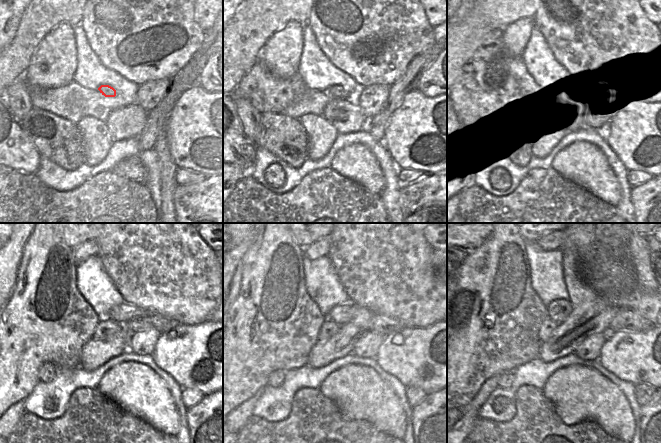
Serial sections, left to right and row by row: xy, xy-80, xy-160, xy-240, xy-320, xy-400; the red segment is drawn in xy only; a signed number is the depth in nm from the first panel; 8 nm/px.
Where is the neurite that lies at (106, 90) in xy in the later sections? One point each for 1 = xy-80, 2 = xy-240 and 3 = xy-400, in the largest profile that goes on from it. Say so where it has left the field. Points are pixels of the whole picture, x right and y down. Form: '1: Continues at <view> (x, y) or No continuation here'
1: Continues at xy-80 (336, 92)
2: Continues at xy-240 (144, 321)
3: Continues at xy-400 (626, 320)

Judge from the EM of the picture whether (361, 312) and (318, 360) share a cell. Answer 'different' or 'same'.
same

